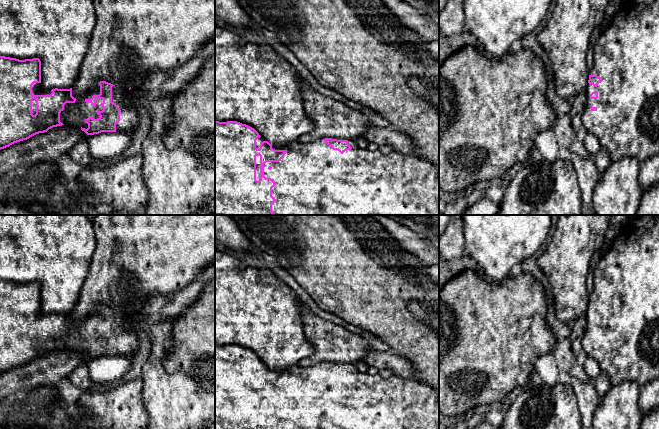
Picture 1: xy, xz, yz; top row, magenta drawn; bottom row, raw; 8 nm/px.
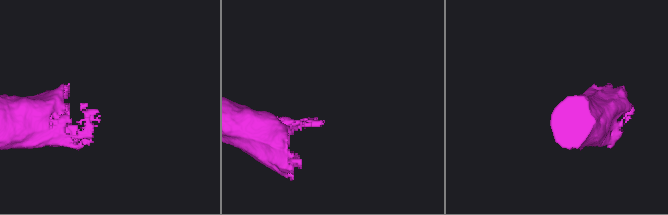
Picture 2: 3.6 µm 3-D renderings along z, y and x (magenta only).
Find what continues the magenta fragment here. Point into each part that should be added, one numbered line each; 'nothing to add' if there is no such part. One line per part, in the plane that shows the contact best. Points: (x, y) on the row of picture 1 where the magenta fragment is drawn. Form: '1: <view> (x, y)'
1: xy (74, 114)

